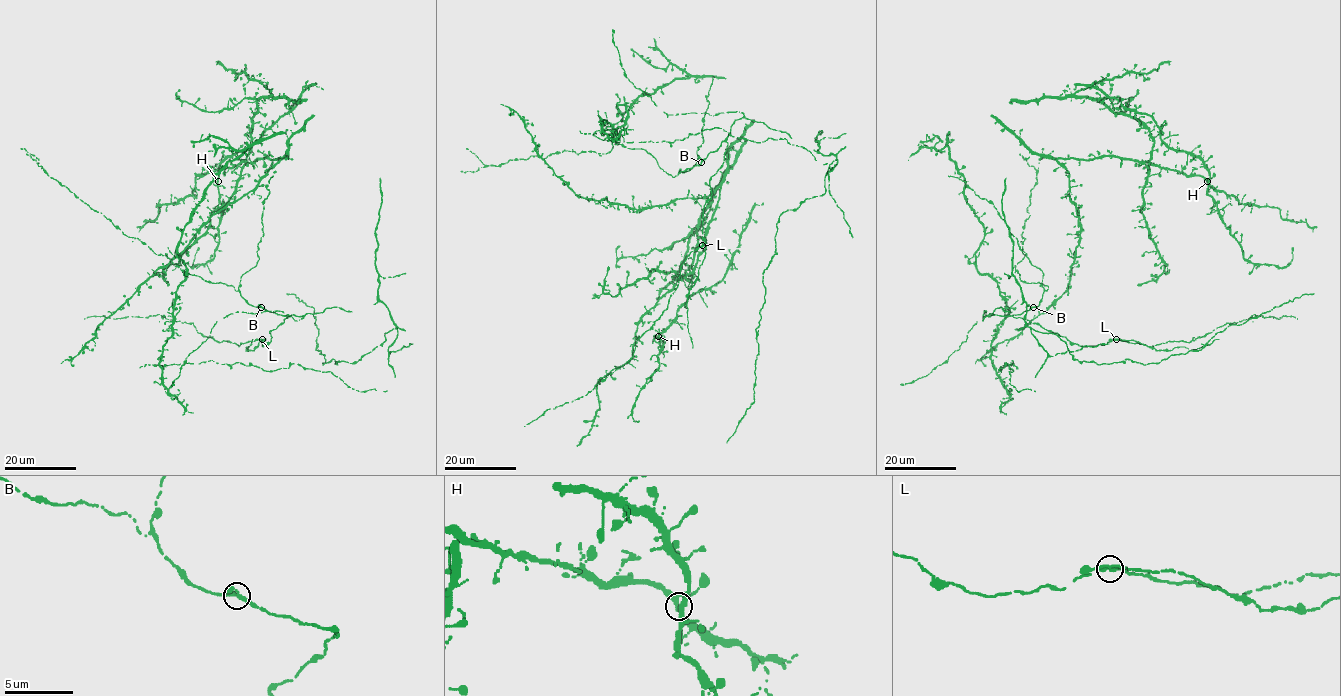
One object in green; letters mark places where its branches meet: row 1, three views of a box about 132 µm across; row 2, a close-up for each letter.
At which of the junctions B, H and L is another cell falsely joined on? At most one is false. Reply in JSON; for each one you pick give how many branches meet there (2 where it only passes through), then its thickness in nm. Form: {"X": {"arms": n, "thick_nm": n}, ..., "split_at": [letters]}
{"L": {"arms": 3, "thick_nm": 280}, "split_at": ["L"]}

